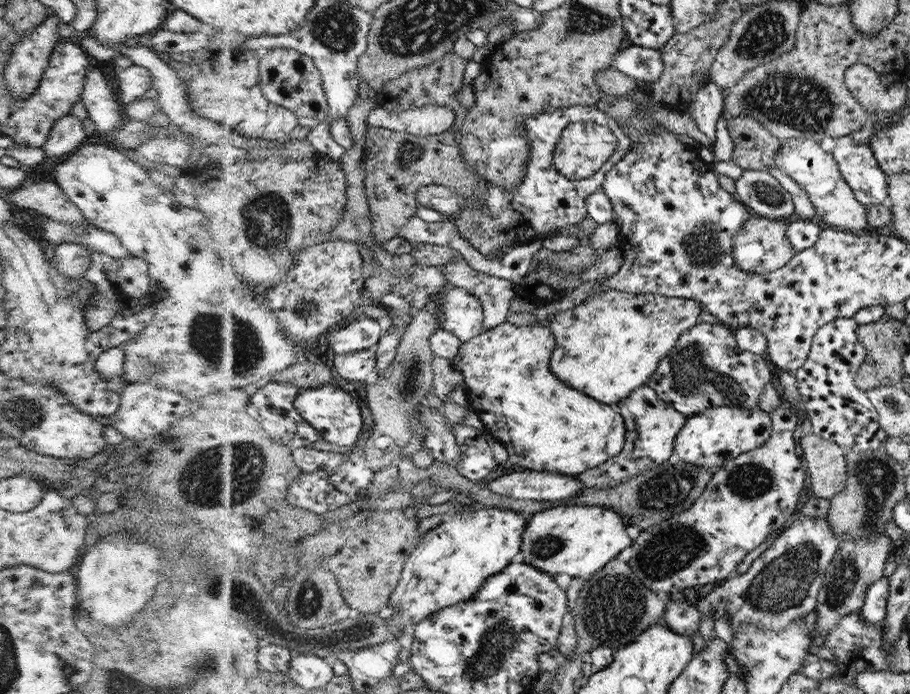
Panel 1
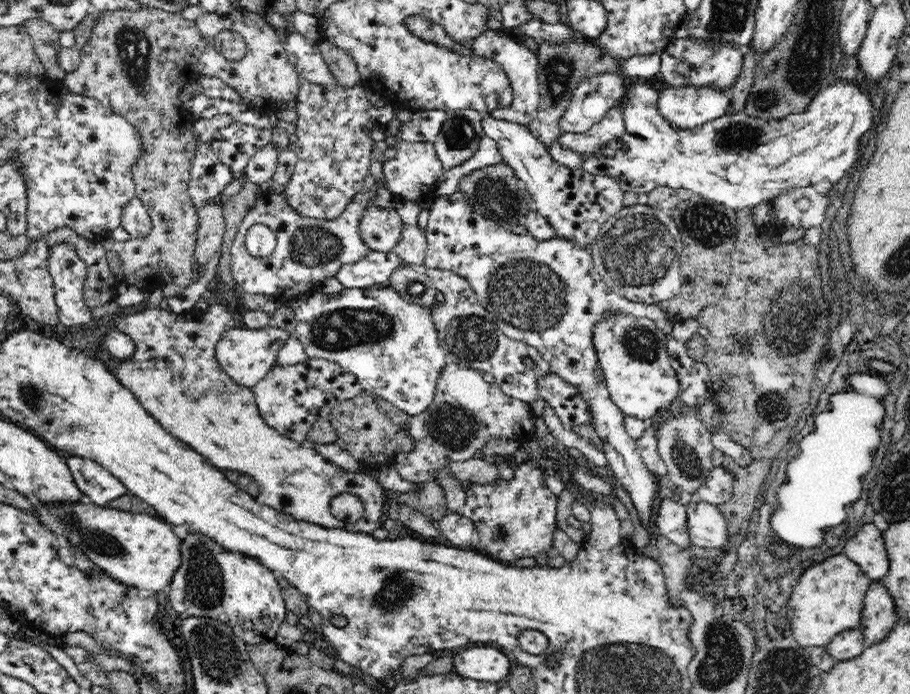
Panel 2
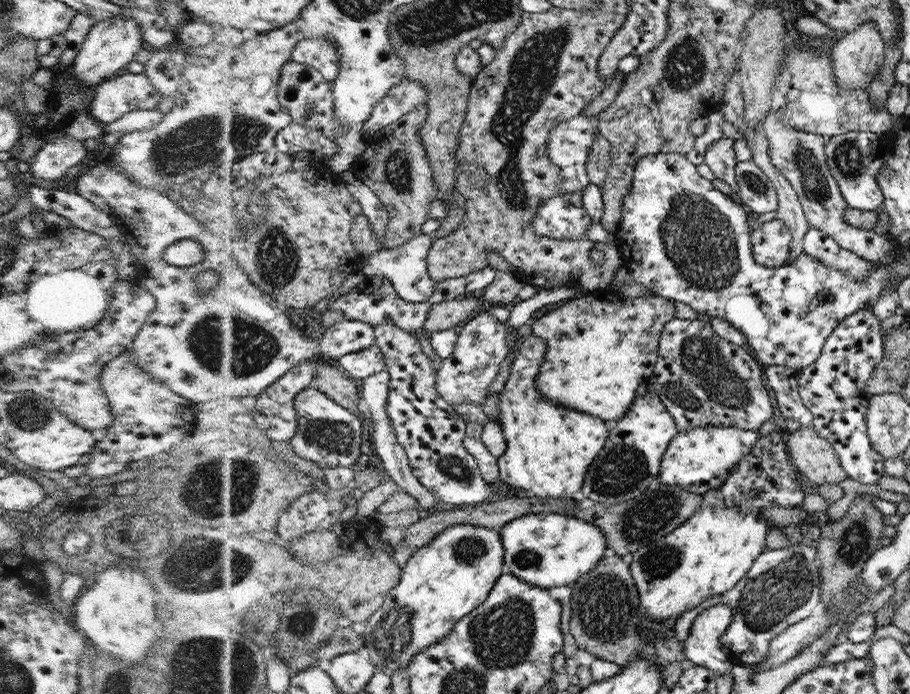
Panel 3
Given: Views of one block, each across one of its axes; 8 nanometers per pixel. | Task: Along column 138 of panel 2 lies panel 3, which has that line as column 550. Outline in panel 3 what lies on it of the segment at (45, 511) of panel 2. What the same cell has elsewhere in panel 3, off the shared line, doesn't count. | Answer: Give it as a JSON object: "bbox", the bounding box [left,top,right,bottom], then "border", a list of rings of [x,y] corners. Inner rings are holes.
{"bbox":[500,514,607,588],"border":[[[526,514],[505,524],[500,533],[505,547],[505,572],[538,588],[576,582],[597,567],[607,548],[605,533],[597,525],[562,514]]]}

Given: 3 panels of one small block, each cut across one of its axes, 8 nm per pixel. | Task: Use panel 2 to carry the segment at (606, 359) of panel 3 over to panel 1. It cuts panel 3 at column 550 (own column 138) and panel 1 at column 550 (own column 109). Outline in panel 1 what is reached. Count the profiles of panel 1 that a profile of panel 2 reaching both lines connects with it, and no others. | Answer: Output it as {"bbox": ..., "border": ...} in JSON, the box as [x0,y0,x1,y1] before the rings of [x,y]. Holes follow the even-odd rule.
{"bbox":[549,290,703,407],"border":[[[607,290],[602,295],[590,296],[579,306],[557,313],[550,324],[549,328],[557,341],[552,356],[552,372],[566,385],[615,407],[632,391],[648,384],[661,360],[665,359],[678,343],[682,332],[697,326],[701,312],[703,305],[696,300],[661,295],[636,295],[618,290]]]}

